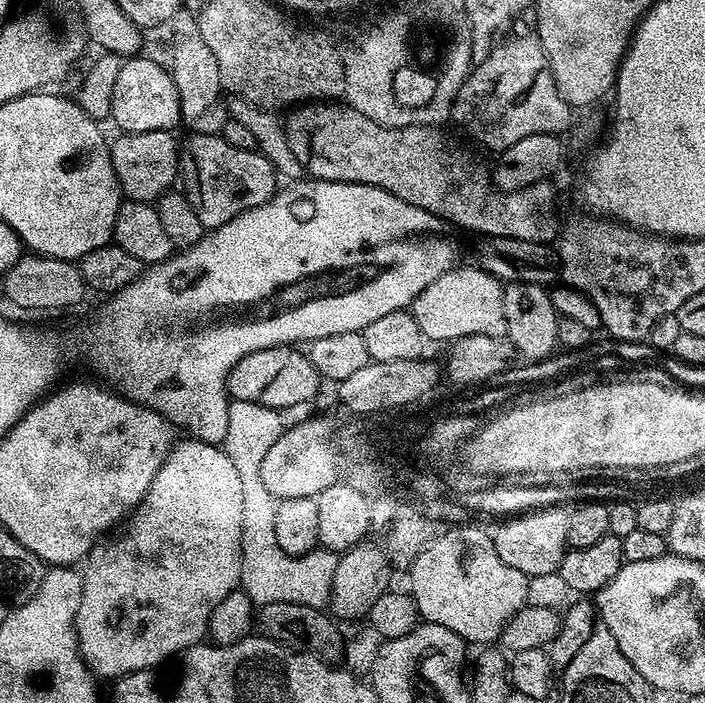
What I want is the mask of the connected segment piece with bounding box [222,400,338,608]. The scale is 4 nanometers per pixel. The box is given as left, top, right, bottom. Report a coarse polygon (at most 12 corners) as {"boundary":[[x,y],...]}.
{"boundary":[[232,400],[223,449],[242,478],[242,591],[253,605],[329,599],[337,555],[274,538],[266,450],[289,413]]}

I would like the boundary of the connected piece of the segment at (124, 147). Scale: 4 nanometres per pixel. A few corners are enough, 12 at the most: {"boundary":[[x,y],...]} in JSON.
{"boundary":[[171,131],[110,144],[123,195],[155,202],[178,180]]}

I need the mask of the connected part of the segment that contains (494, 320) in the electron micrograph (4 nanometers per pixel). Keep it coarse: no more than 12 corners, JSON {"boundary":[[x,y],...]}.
{"boundary":[[457,266],[410,311],[429,341],[504,336],[504,284]]}

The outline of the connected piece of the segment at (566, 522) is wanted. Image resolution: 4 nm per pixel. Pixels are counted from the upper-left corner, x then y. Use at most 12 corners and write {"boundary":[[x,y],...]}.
{"boundary":[[564,506],[505,519],[498,558],[529,578],[559,572],[569,551]]}

